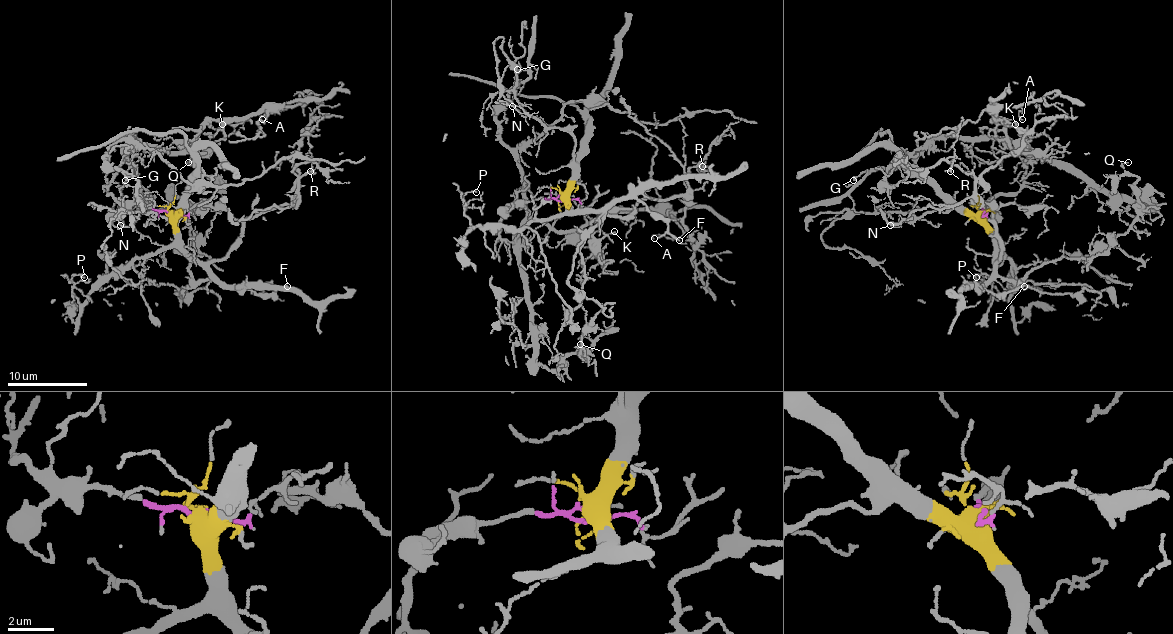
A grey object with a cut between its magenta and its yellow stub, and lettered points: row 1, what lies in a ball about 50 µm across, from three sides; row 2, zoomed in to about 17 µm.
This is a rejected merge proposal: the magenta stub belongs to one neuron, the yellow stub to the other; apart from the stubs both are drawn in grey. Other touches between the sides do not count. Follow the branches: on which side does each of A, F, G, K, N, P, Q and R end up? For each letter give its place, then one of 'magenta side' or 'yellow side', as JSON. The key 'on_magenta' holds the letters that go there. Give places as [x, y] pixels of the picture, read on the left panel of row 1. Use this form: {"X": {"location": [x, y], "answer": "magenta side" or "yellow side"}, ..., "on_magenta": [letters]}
{"A": {"location": [262, 119], "answer": "magenta side"}, "F": {"location": [287, 286], "answer": "yellow side"}, "G": {"location": [125, 180], "answer": "magenta side"}, "K": {"location": [222, 124], "answer": "magenta side"}, "N": {"location": [120, 225], "answer": "yellow side"}, "P": {"location": [84, 277], "answer": "yellow side"}, "Q": {"location": [188, 162], "answer": "magenta side"}, "R": {"location": [310, 171], "answer": "yellow side"}, "on_magenta": ["A", "G", "K", "Q"]}

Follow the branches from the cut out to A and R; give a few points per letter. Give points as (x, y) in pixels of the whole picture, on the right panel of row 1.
A: (983, 213), (985, 203), (1015, 193), (1025, 170), (995, 112), (1019, 106), (1023, 120)
R: (983, 213), (983, 223), (997, 261), (1001, 241), (985, 217), (975, 178), (949, 162), (955, 162), (949, 172)

